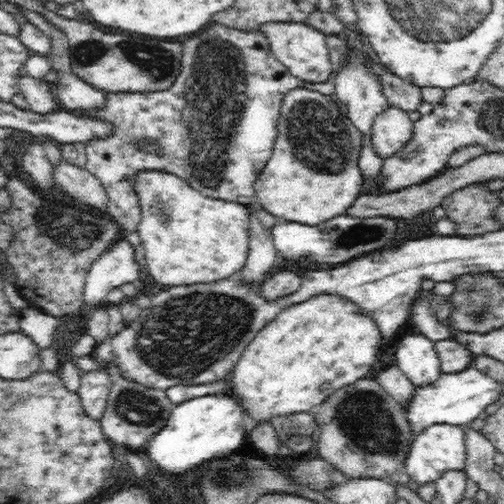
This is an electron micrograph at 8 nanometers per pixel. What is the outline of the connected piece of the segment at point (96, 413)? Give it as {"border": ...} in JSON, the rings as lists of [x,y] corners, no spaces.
{"border":[[[104,370],[81,372],[81,384],[76,391],[84,415],[92,421],[100,421],[105,414],[108,402],[108,391],[112,381]]]}

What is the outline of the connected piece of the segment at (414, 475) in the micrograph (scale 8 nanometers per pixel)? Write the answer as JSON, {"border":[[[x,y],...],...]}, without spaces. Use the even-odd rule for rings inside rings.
{"border":[[[432,424],[413,437],[404,460],[405,471],[409,480],[414,480],[419,486],[435,482],[447,470],[464,470],[466,456],[464,428],[451,424]]]}

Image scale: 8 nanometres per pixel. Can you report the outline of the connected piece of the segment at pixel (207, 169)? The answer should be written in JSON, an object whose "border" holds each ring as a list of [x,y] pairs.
{"border":[[[214,24],[214,26],[208,26],[204,28],[200,34],[196,36],[190,36],[186,42],[184,42],[184,56],[182,56],[182,68],[180,68],[180,74],[176,76],[176,82],[173,82],[166,90],[147,92],[147,93],[128,93],[128,94],[114,94],[108,93],[108,102],[102,110],[96,110],[96,112],[84,112],[83,116],[90,117],[102,117],[102,119],[108,119],[108,121],[114,121],[116,125],[116,134],[112,134],[110,138],[106,140],[90,140],[84,144],[86,151],[86,164],[85,168],[88,169],[94,176],[97,176],[104,186],[105,193],[107,194],[107,213],[121,226],[125,232],[134,232],[137,230],[138,223],[141,219],[140,205],[137,201],[136,193],[133,189],[134,175],[141,170],[152,169],[164,169],[172,174],[180,175],[180,178],[184,178],[186,182],[190,183],[190,186],[199,190],[202,194],[209,196],[210,198],[224,199],[225,201],[234,201],[248,205],[251,202],[257,202],[257,196],[254,192],[255,180],[258,178],[259,171],[264,168],[266,162],[271,157],[274,150],[274,142],[276,142],[277,122],[280,114],[281,100],[283,96],[289,90],[295,88],[315,90],[326,96],[333,94],[335,89],[334,80],[336,75],[340,73],[345,63],[343,62],[343,54],[347,49],[345,40],[337,37],[333,33],[325,33],[325,39],[327,47],[329,48],[329,57],[331,58],[332,73],[329,76],[330,80],[325,83],[311,83],[304,82],[293,76],[288,71],[286,66],[283,66],[281,62],[273,55],[269,47],[266,45],[265,40],[261,34],[257,31],[245,31],[245,30],[232,30],[229,26],[222,26],[222,24]]]}

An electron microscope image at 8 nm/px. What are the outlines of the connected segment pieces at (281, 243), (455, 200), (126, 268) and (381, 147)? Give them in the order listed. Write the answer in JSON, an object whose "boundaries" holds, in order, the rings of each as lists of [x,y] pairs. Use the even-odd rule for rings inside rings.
{"boundaries":[[[[342,214],[314,226],[300,222],[281,221],[269,229],[273,247],[280,258],[289,262],[309,261],[340,266],[348,263],[352,258],[355,259],[389,246],[397,228],[397,220],[390,217],[350,218]]],[[[480,185],[466,186],[456,190],[442,199],[440,206],[446,214],[458,221],[459,234],[457,236],[471,237],[481,235],[486,231],[495,231],[499,228],[492,214],[496,207],[502,204],[497,198],[497,192]],[[471,218],[468,221],[460,221]]],[[[120,237],[111,249],[92,263],[84,284],[82,301],[88,308],[109,307],[108,292],[127,283],[133,283],[142,276],[141,267],[134,258],[134,248]]],[[[390,105],[373,122],[372,141],[376,153],[386,158],[400,150],[414,134],[414,122],[408,111]]]]}

